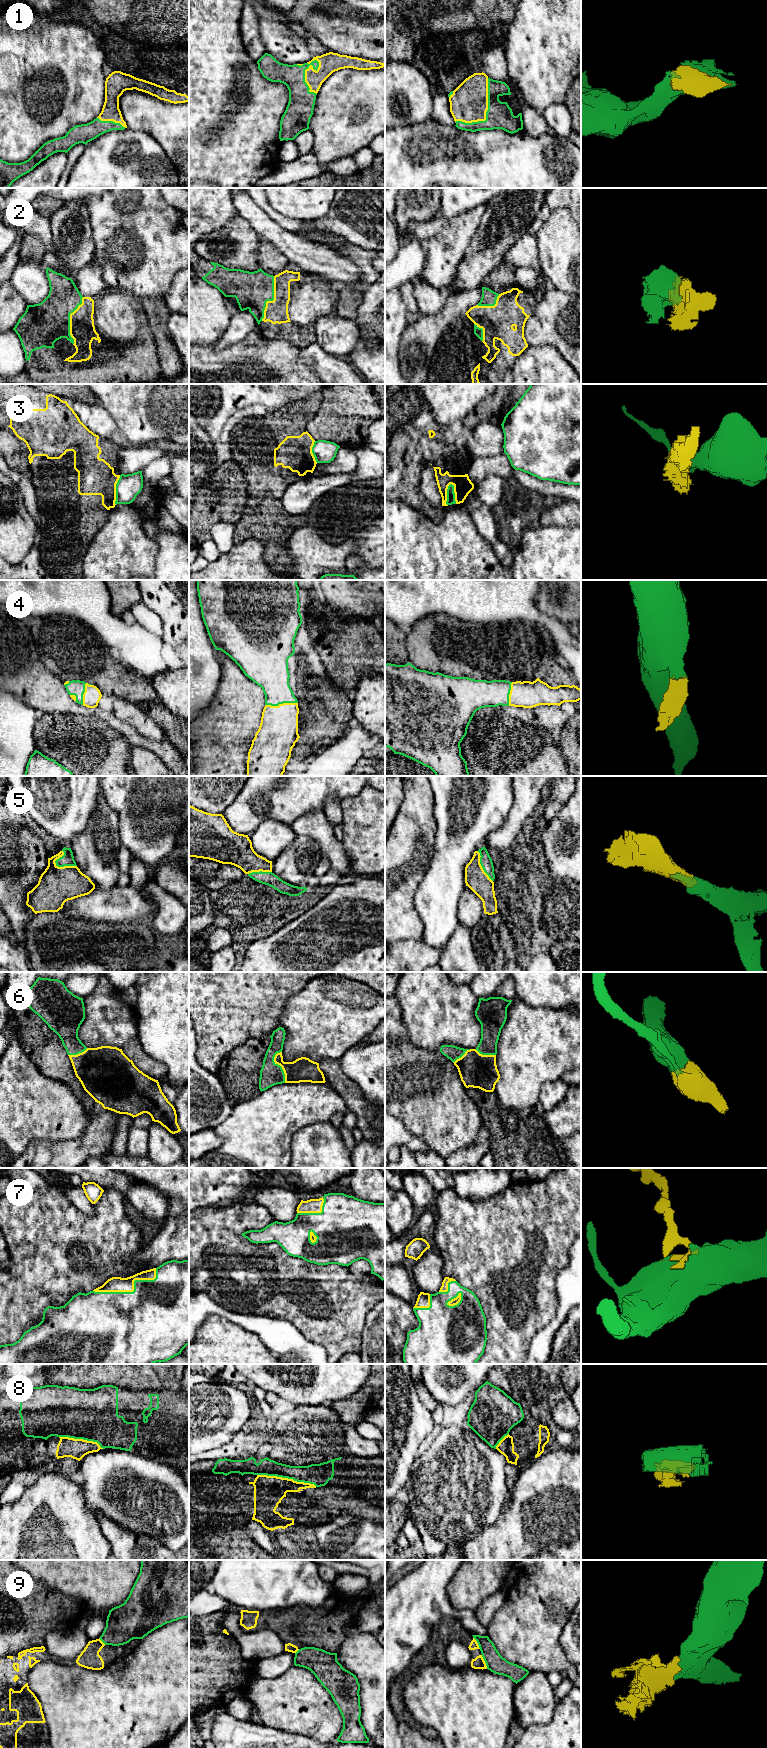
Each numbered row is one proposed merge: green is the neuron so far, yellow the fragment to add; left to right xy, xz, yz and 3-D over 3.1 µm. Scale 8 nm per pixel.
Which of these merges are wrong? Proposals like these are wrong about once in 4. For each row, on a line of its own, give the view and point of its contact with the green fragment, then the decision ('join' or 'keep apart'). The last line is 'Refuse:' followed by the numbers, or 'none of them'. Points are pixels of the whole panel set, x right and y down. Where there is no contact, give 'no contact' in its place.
1: yz (486, 114) | join
2: xz (272, 300) | join
3: yz (447, 494) | keep apart
4: xz (281, 703) | join
5: xy (65, 865) | join
6: xz (280, 1066) | join
7: xy (133, 1291) | join
8: xz (287, 1477) | join
9: yz (485, 1662) | keep apart
Refuse: 3, 9

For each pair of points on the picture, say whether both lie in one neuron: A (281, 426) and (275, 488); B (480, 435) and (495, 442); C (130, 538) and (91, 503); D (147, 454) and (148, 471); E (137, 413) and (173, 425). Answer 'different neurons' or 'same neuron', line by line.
A: same neuron
B: same neuron
C: different neurons
D: different neurons
E: same neuron

